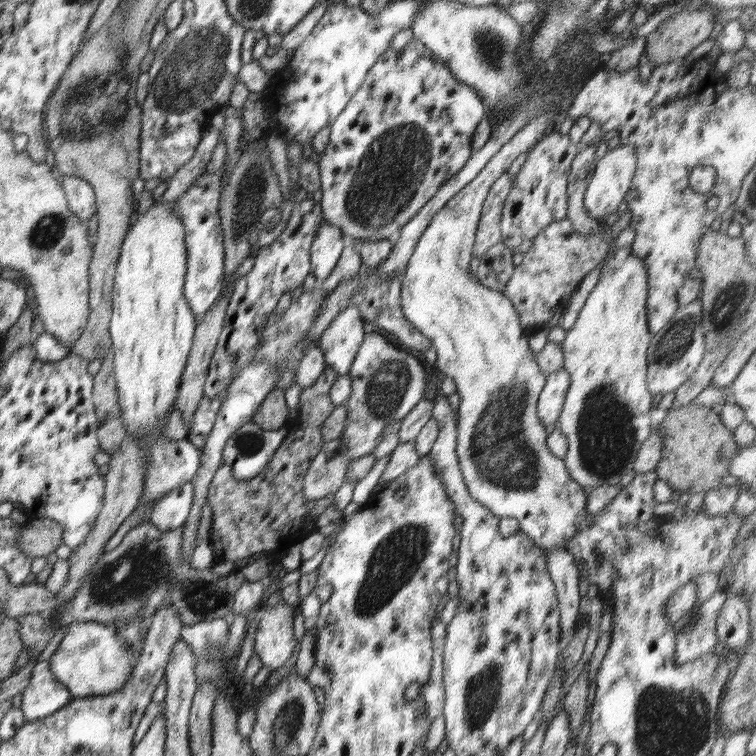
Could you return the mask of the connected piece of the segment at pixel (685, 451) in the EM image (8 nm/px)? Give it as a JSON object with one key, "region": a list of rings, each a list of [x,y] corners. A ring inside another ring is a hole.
{"region":[[[692,405],[670,408],[663,422],[657,427],[663,434],[662,456],[655,466],[658,479],[665,480],[673,490],[681,493],[708,492],[722,486],[723,478],[729,474],[733,456],[740,449],[733,431],[726,428],[716,408]]]}

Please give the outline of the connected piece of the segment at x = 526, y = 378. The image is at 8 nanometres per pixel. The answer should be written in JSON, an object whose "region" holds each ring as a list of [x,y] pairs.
{"region":[[[555,100],[553,104],[542,109],[538,116],[535,116],[528,124],[525,124],[508,142],[501,146],[501,150],[492,156],[492,160],[480,170],[478,173],[458,194],[455,194],[442,208],[438,214],[430,221],[430,224],[423,230],[420,240],[409,258],[407,269],[401,276],[401,308],[404,316],[424,335],[431,339],[431,346],[437,352],[437,361],[435,366],[439,368],[442,377],[448,376],[452,378],[456,384],[461,403],[457,411],[457,447],[456,454],[459,460],[460,472],[467,486],[470,497],[474,501],[480,502],[485,508],[488,508],[492,515],[500,519],[512,517],[518,520],[519,531],[526,533],[528,539],[534,542],[536,547],[543,550],[556,550],[558,548],[566,548],[568,541],[576,535],[576,530],[584,515],[586,515],[587,492],[580,486],[569,474],[563,459],[550,454],[547,447],[546,427],[541,423],[537,415],[537,402],[539,394],[545,385],[547,374],[543,373],[535,359],[536,352],[528,347],[528,337],[524,336],[522,325],[516,309],[510,300],[504,297],[500,291],[492,290],[478,282],[478,279],[470,273],[470,260],[473,258],[473,244],[477,233],[477,226],[481,217],[481,210],[488,196],[490,187],[502,176],[504,172],[512,165],[512,162],[520,156],[520,154],[530,150],[544,135],[547,135],[552,130],[552,120],[556,118],[560,100]]]}

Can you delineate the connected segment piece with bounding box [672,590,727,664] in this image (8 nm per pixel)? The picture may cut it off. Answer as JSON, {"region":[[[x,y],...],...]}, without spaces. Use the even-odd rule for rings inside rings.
{"region":[[[717,590],[702,604],[696,604],[672,627],[676,634],[675,659],[684,664],[708,655],[718,644],[716,625],[719,612],[723,608],[727,594]]]}

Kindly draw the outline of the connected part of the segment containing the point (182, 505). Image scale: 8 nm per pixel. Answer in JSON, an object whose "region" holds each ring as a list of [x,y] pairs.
{"region":[[[193,481],[185,482],[156,502],[147,522],[162,531],[178,529],[188,520],[192,500],[194,500]]]}

